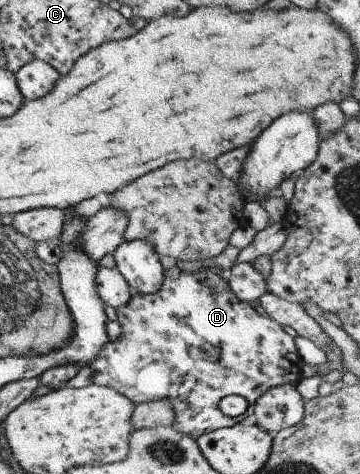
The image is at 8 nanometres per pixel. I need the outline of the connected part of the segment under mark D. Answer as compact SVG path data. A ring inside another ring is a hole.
M177 266L162 271L162 284L155 293L150 294L132 294L125 305L116 310L117 322L120 323L121 334L112 342L107 342L98 353L98 356L87 366L93 373L92 383L100 386L107 386L114 389L117 393L126 397L131 403L167 400L174 413L174 424L172 428L180 434L192 437L196 440L201 434L211 432L219 428L228 428L243 421L253 413L253 404L255 400L268 389L281 384L296 384L301 379L303 360L299 354L296 354L293 338L290 337L281 326L271 318L262 317L255 312L255 308L249 307L245 302L238 300L233 293L228 290L228 284L219 278L213 271L207 269L197 270L196 272L187 272L180 270ZM225 395L241 395L248 403L244 414L234 418L223 415L217 408L217 403Z

